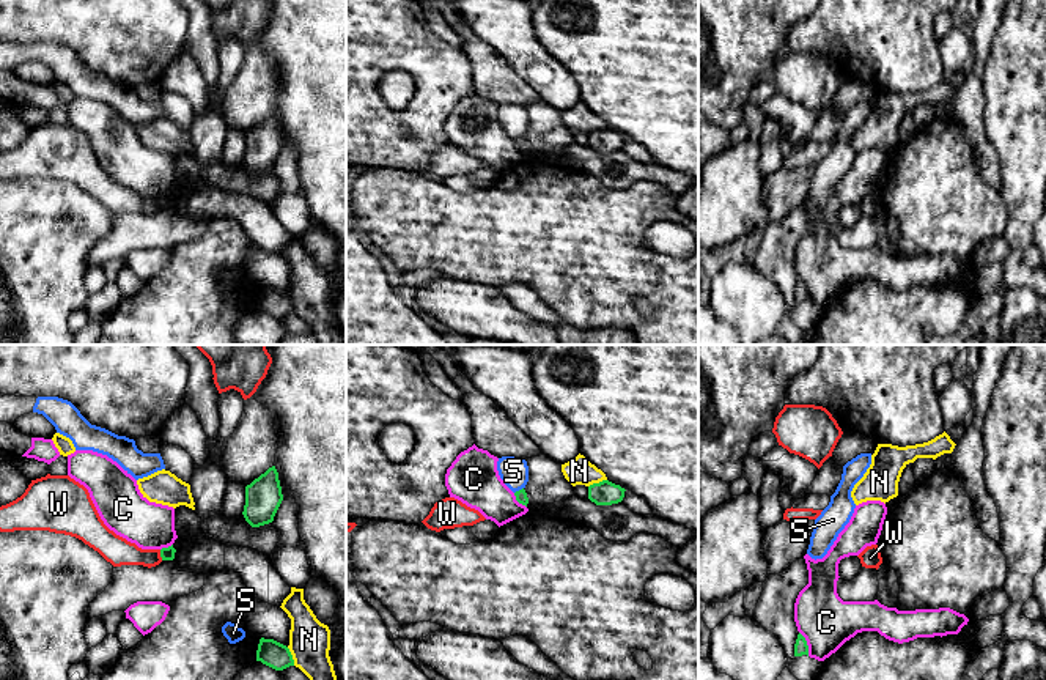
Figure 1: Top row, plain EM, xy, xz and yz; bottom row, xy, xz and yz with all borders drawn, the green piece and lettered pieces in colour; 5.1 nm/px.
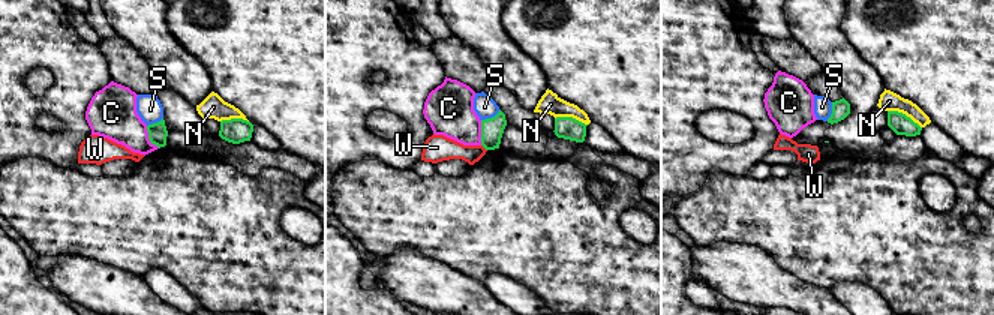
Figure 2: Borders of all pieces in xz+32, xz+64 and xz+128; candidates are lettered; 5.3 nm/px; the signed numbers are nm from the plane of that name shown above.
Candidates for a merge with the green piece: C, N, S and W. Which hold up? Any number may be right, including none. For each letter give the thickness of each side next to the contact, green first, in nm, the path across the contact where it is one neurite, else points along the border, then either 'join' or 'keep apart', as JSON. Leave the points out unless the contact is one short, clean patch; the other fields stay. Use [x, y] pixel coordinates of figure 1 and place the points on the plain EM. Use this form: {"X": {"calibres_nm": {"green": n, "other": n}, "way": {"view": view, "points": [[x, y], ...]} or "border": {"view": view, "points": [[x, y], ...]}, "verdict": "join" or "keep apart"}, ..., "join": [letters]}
{"C": {"calibres_nm": {"green": 70, "other": 280}, "verdict": "keep apart"}, "N": {"calibres_nm": {"green": 140, "other": 200}, "verdict": "keep apart"}, "S": {"calibres_nm": {"green": 60, "other": 140}, "verdict": "keep apart"}, "W": {"calibres_nm": {"green": 60, "other": 150}, "border": {"view": "xy", "points": [[159, 197], [162, 206]]}, "verdict": "keep apart"}, "join": []}

